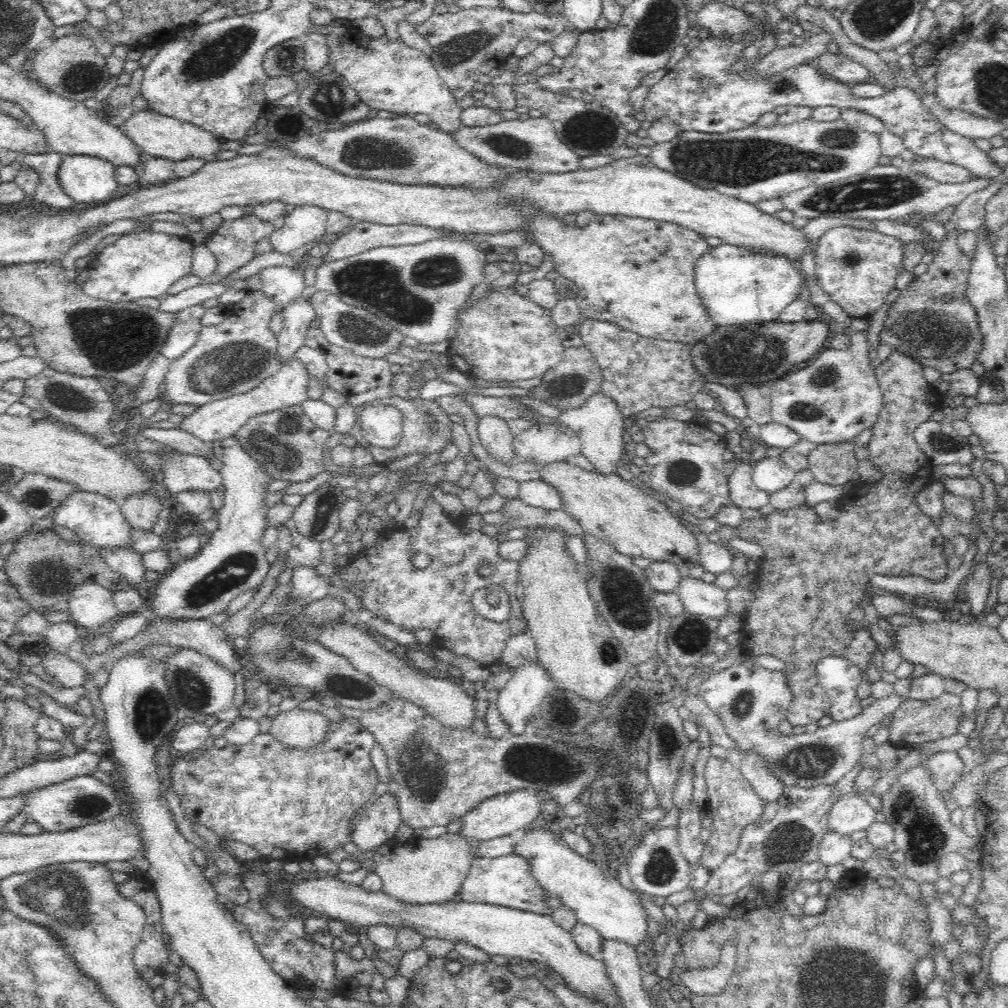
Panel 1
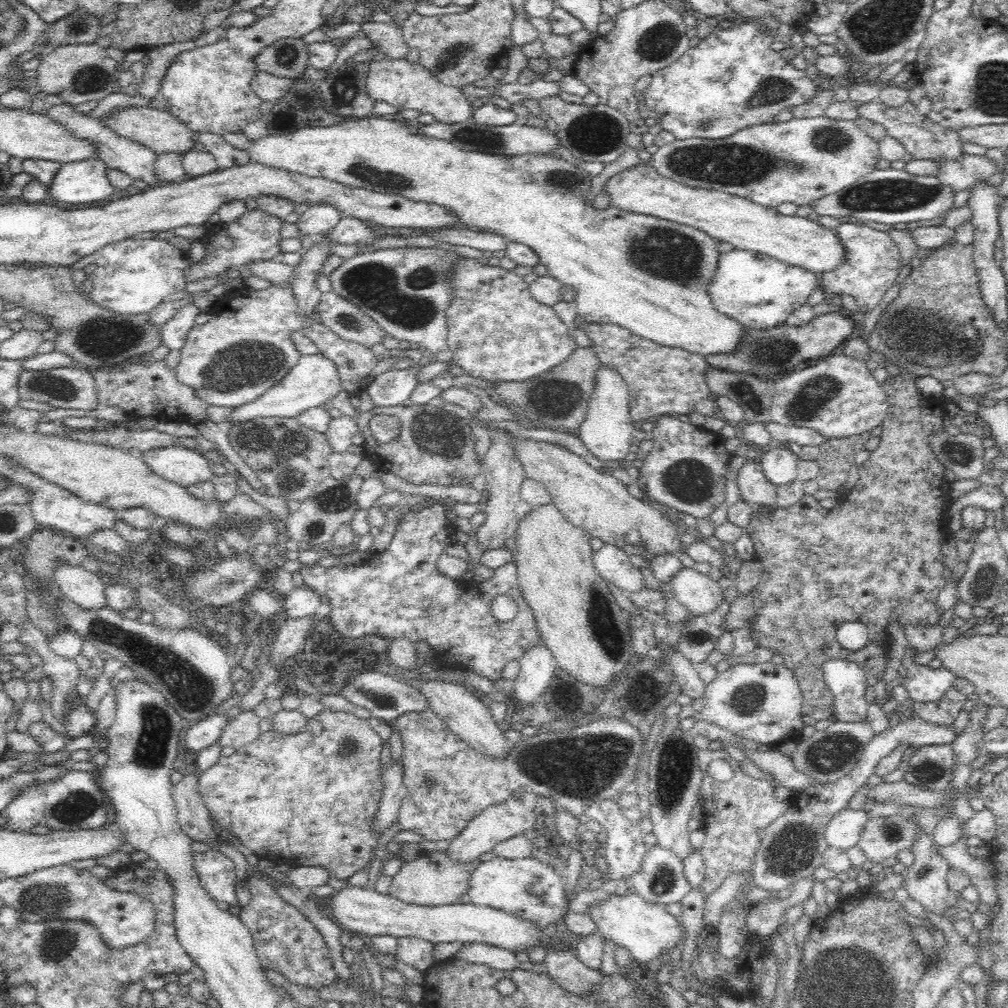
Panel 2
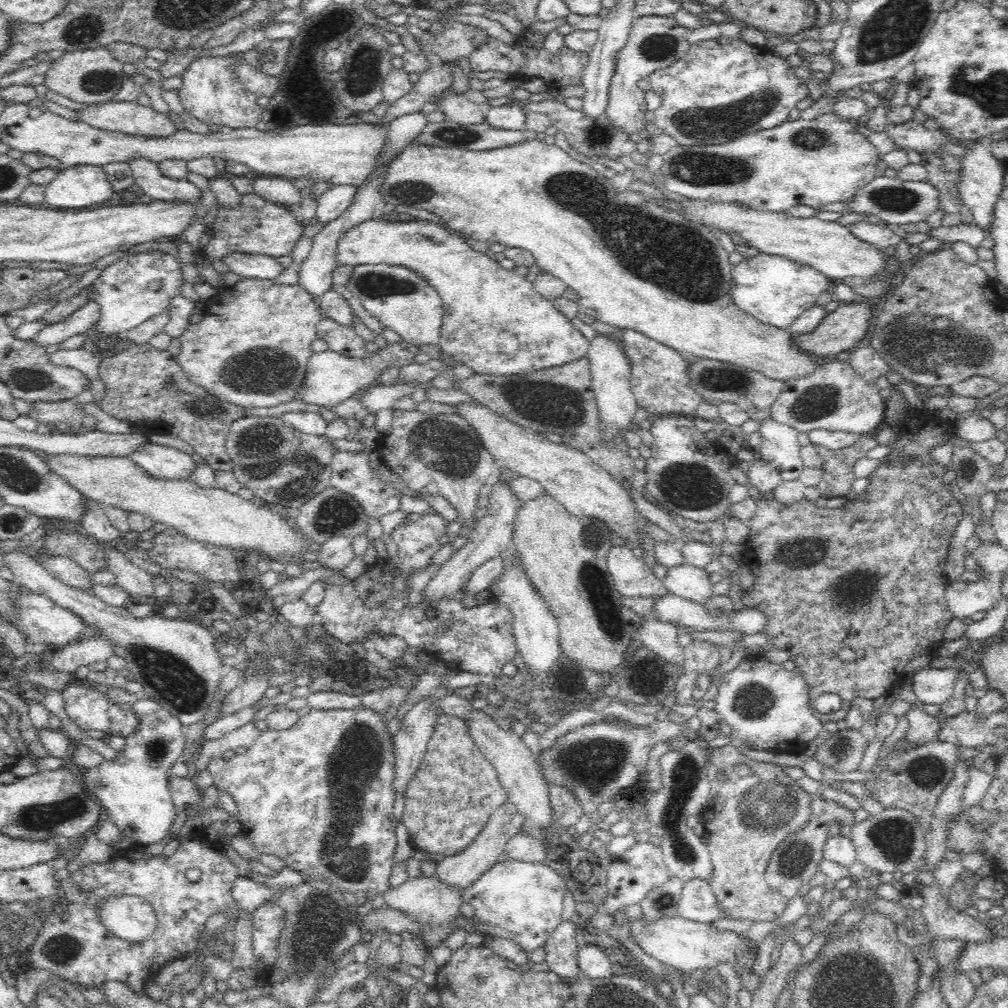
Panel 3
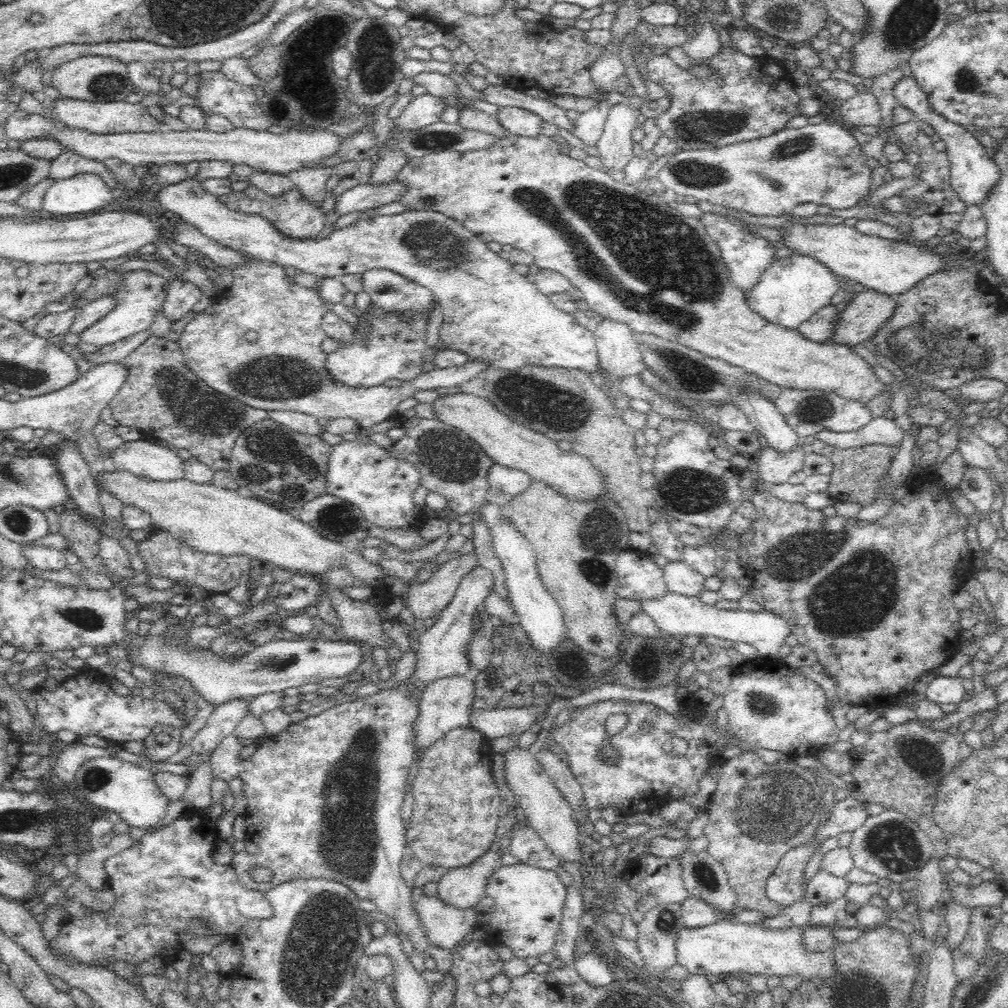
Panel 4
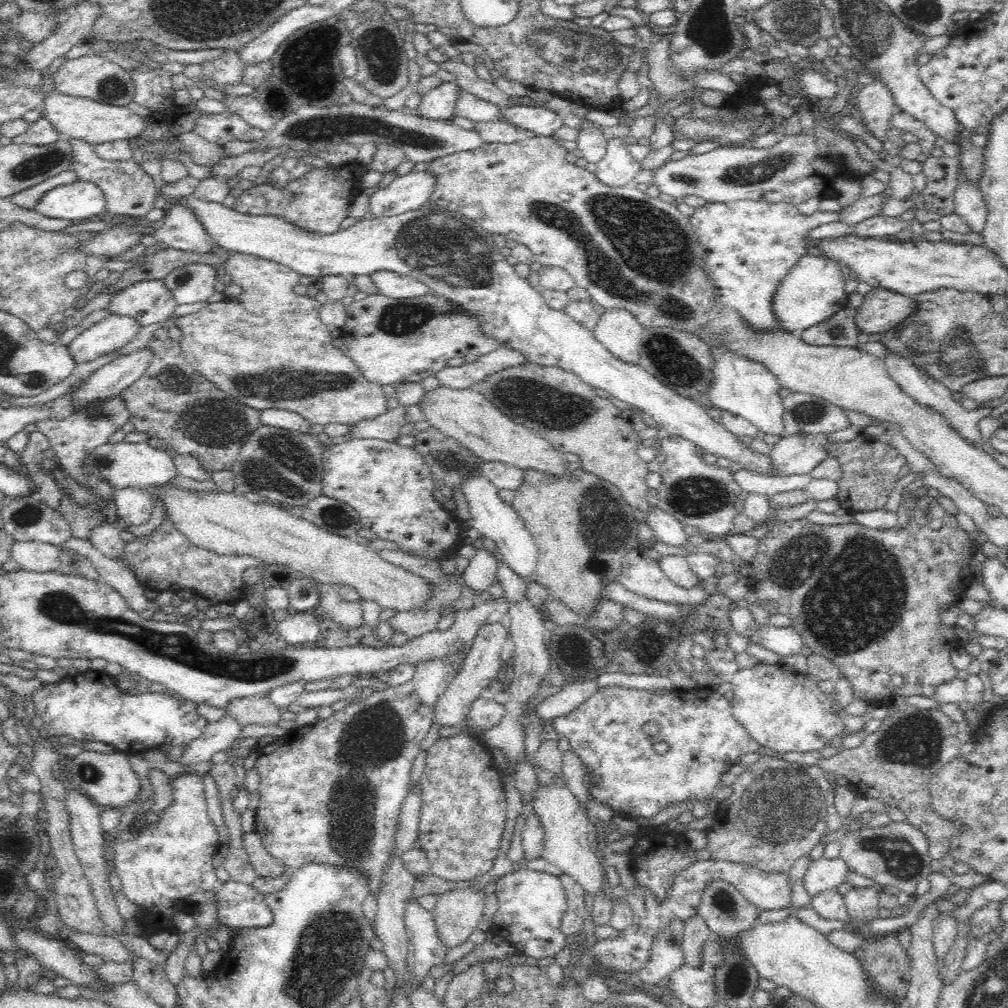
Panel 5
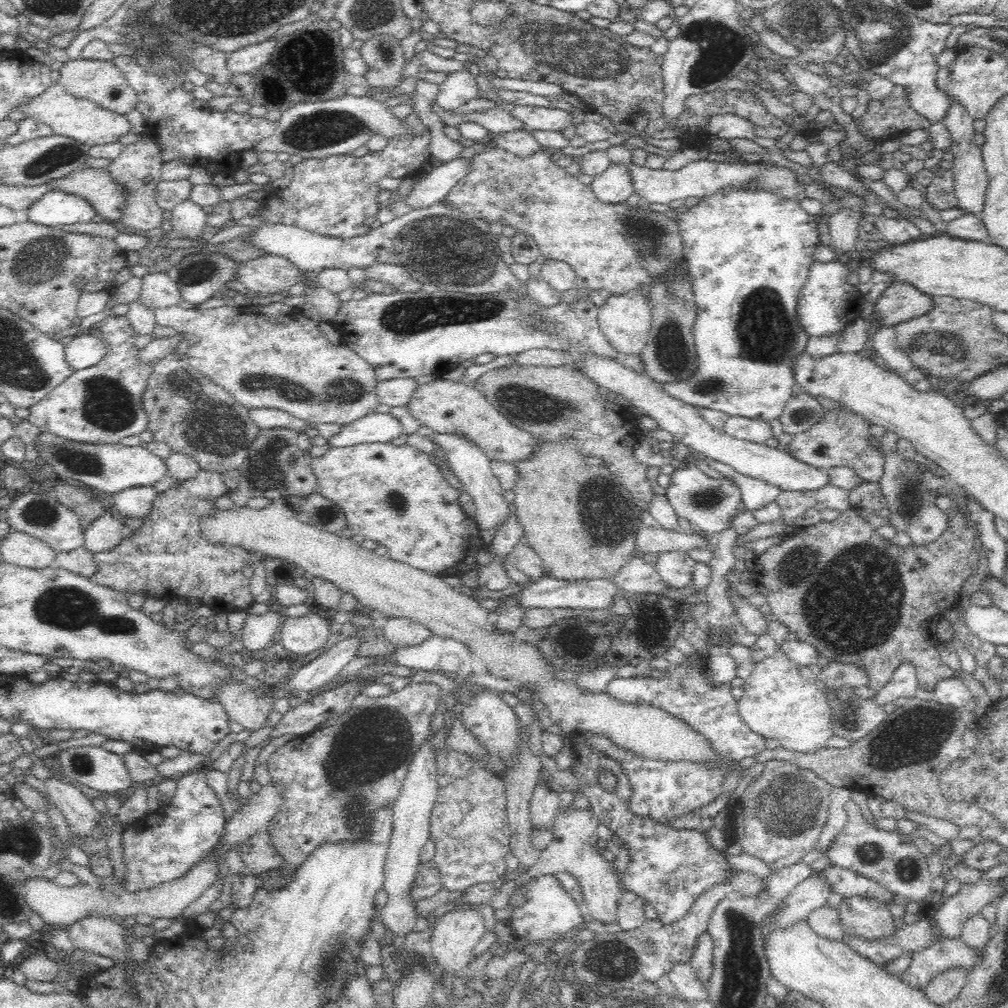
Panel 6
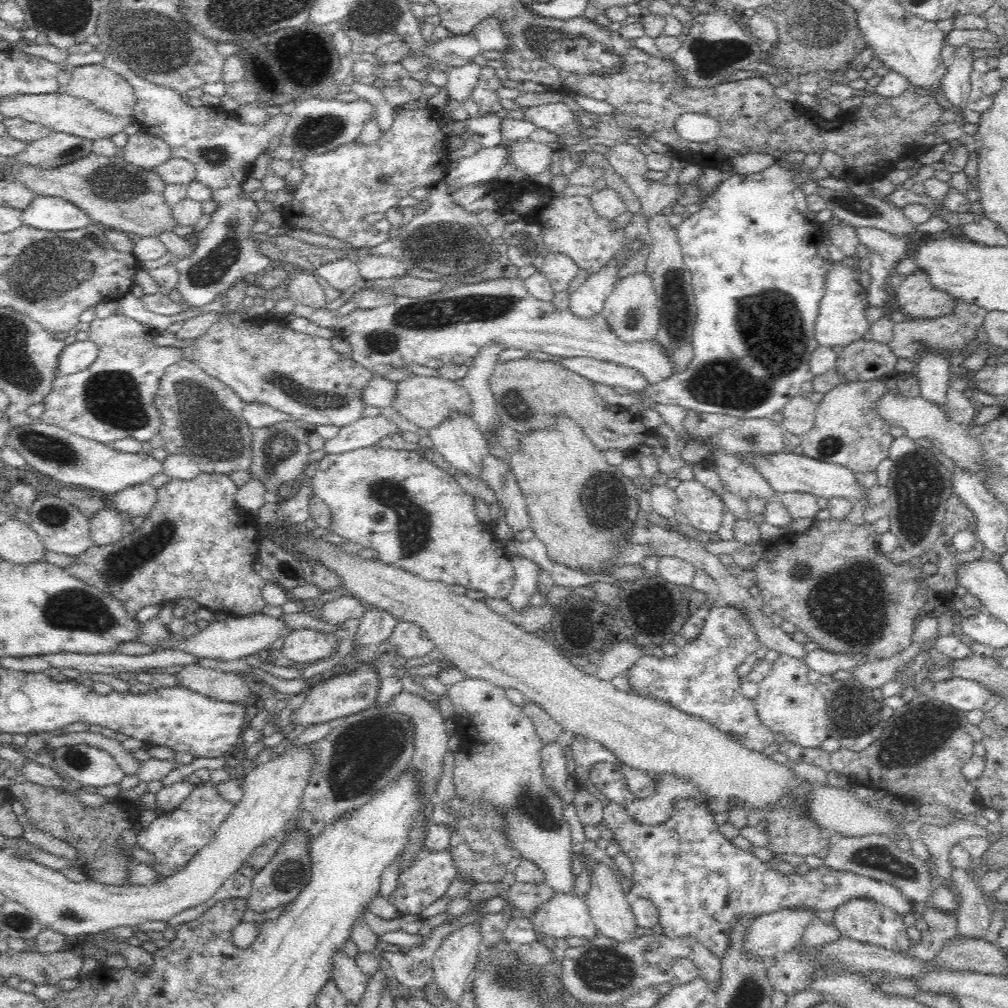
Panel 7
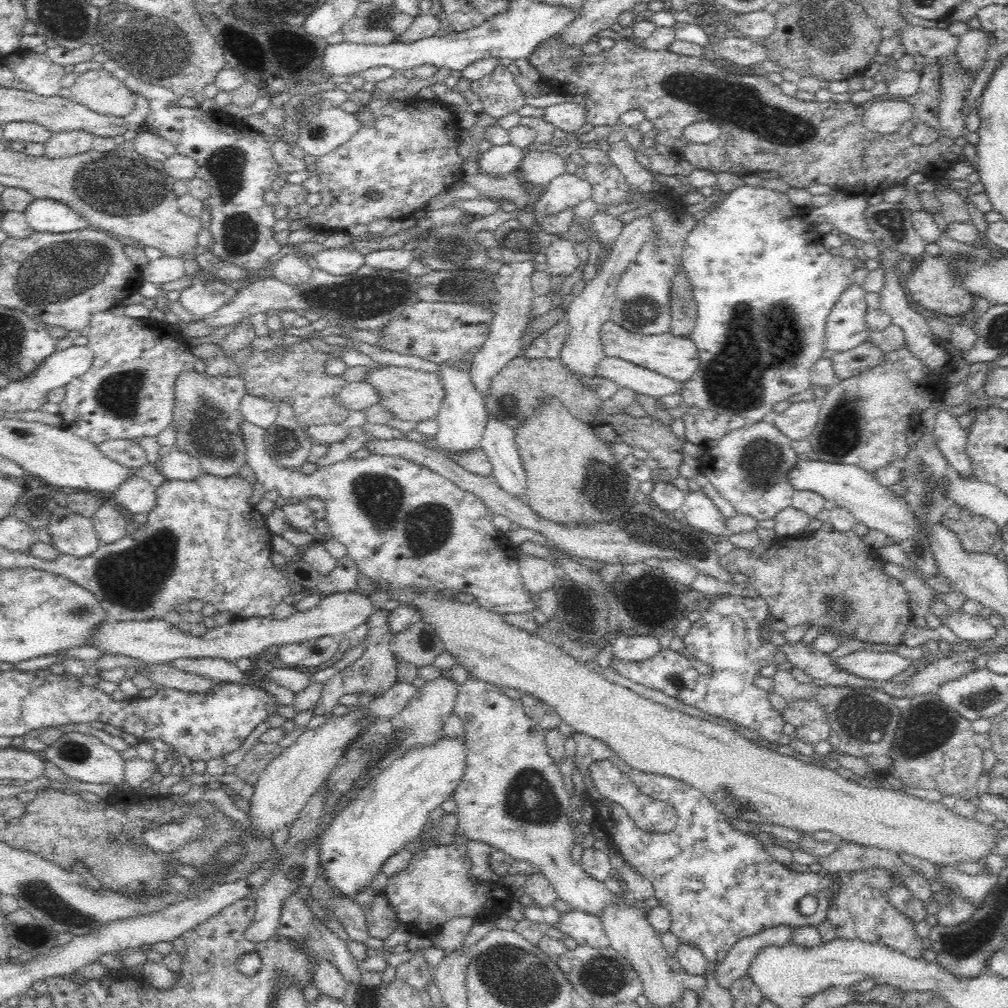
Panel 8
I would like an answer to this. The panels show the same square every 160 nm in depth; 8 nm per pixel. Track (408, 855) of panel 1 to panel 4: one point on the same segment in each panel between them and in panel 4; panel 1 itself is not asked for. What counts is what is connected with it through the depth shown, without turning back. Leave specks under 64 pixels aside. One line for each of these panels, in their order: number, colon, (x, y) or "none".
2: (433, 880)
3: (435, 906)
4: (446, 926)

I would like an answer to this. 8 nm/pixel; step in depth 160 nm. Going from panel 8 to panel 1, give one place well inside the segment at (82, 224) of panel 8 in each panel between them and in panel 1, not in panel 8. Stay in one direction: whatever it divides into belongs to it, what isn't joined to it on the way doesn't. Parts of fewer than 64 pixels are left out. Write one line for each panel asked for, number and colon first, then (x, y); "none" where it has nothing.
1: (86, 179)
2: (81, 182)
3: (79, 187)
4: (74, 196)
5: (78, 201)
6: (55, 208)
7: (53, 214)

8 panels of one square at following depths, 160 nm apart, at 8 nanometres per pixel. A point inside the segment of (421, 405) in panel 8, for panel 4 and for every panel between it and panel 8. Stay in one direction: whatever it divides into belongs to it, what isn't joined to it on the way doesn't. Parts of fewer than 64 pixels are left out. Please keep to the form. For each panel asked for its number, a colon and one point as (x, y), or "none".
4: (511, 444)
5: (468, 417)
6: (442, 405)
7: (424, 400)

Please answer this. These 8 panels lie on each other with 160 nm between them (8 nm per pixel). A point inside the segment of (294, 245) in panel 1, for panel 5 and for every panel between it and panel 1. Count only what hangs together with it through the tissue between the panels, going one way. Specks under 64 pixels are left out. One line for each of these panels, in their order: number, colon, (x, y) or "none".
2: (320, 217)
3: (333, 202)
4: (362, 197)
5: (408, 193)

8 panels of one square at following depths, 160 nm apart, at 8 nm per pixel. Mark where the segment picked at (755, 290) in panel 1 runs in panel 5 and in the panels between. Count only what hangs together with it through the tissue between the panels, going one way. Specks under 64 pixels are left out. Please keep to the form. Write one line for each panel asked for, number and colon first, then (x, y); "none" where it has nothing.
2: (760, 292)
3: (775, 290)
4: (793, 289)
5: (814, 291)

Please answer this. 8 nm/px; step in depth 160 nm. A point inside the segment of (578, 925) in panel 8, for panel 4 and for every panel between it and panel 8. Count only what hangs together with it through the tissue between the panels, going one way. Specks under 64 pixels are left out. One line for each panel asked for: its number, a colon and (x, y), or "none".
4: (522, 908)
5: (532, 905)
6: (550, 913)
7: (564, 916)

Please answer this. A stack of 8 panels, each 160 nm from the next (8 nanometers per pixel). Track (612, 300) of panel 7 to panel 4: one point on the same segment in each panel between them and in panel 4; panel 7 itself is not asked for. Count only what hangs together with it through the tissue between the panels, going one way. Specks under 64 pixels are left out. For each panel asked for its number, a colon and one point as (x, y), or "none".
4: (619, 355)
5: (618, 330)
6: (625, 319)

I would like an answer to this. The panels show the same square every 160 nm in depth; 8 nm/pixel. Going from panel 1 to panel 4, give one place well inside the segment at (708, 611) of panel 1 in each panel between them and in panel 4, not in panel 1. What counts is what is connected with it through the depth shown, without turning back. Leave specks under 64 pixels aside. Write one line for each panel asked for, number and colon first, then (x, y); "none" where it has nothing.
2: (696, 592)
3: (685, 580)
4: (680, 578)

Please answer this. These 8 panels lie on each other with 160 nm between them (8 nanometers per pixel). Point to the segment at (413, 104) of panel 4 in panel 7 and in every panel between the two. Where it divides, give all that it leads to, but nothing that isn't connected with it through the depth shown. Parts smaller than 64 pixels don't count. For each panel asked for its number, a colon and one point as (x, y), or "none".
5: (439, 103)
6: (460, 86)
7: (461, 80)

